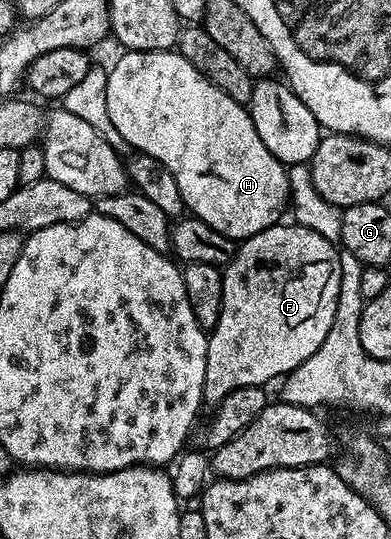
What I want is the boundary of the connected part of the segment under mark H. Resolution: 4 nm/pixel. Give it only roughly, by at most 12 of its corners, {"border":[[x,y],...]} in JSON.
{"border":[[126,51],[108,116],[235,243],[279,224],[290,174],[177,51]]}

